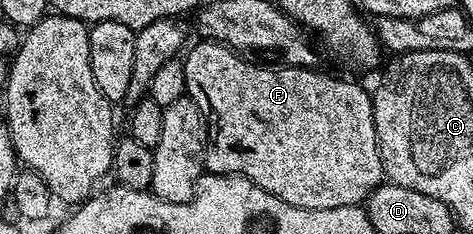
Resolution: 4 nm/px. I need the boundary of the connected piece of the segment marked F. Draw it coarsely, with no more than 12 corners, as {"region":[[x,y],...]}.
{"region":[[185,52],[205,170],[288,205],[365,204],[374,101],[308,67]]}

